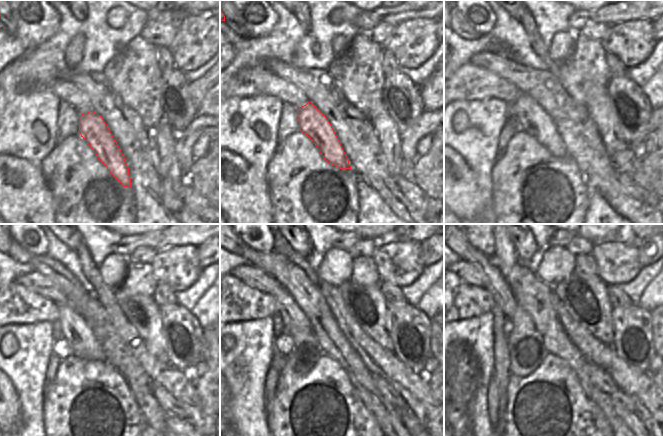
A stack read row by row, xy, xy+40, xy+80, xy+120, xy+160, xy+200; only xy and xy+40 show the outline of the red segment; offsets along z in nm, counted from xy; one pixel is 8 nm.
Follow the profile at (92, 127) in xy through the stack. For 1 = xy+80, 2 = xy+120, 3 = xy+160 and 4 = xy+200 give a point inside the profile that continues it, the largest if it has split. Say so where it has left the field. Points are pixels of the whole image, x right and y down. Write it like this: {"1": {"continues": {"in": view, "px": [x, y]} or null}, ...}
{"1": {"continues": {"in": "xy+80", "px": [529, 116]}}, "2": {"continues": {"in": "xy+120", "px": [81, 340]}}, "3": {"continues": {"in": "xy+160", "px": [295, 323]}}, "4": {"continues": {"in": "xy+200", "px": [496, 284]}}}

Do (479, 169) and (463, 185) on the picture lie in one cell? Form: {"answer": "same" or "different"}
{"answer": "different"}

